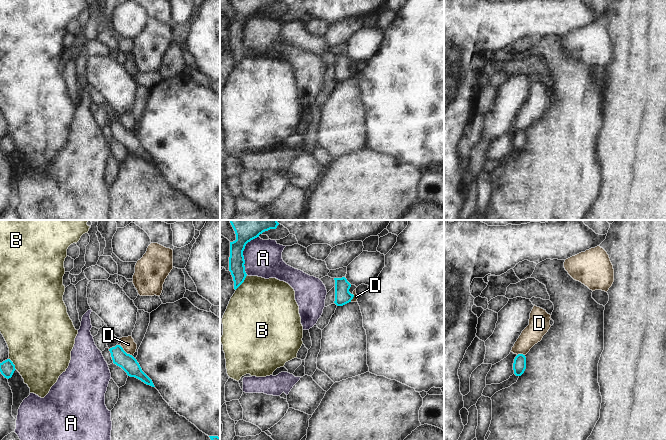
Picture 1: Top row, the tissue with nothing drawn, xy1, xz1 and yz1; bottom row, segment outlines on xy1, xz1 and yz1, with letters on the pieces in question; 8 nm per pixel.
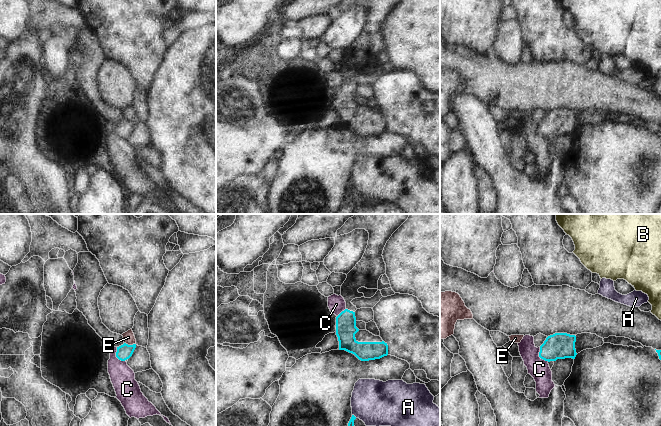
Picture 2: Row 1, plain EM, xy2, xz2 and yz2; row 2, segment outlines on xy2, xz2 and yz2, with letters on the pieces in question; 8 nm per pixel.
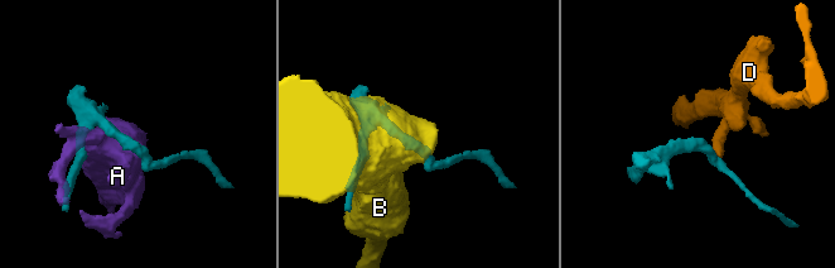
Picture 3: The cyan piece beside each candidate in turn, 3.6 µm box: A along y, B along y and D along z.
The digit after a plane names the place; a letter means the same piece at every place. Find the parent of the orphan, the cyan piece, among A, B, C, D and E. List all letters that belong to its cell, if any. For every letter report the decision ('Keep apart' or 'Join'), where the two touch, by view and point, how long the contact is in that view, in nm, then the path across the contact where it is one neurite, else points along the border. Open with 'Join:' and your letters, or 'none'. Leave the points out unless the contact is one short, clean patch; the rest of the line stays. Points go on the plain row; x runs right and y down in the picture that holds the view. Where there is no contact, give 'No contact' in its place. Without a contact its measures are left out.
Join: none
A: Keep apart. Touches cyan at xz1 (242, 29). Shared border 320 nm
B: Keep apart. Touches cyan at xz1 (242, 58). Shared border 160 nm
C: Keep apart. Touches cyan at yz2 (539, 132). Shared border 140 nm. Boundary: yz2 (539, 123), (539, 132), (548, 137)
D: Keep apart. Touches cyan at xy1 (128, 130). Shared border 90 nm. Boundary: xy1 (123, 126), (132, 132)
E: Keep apart. Touches cyan at xy2 (130, 121). Shared border 100 nm. Boundary: xy2 (124, 118), (135, 120)

